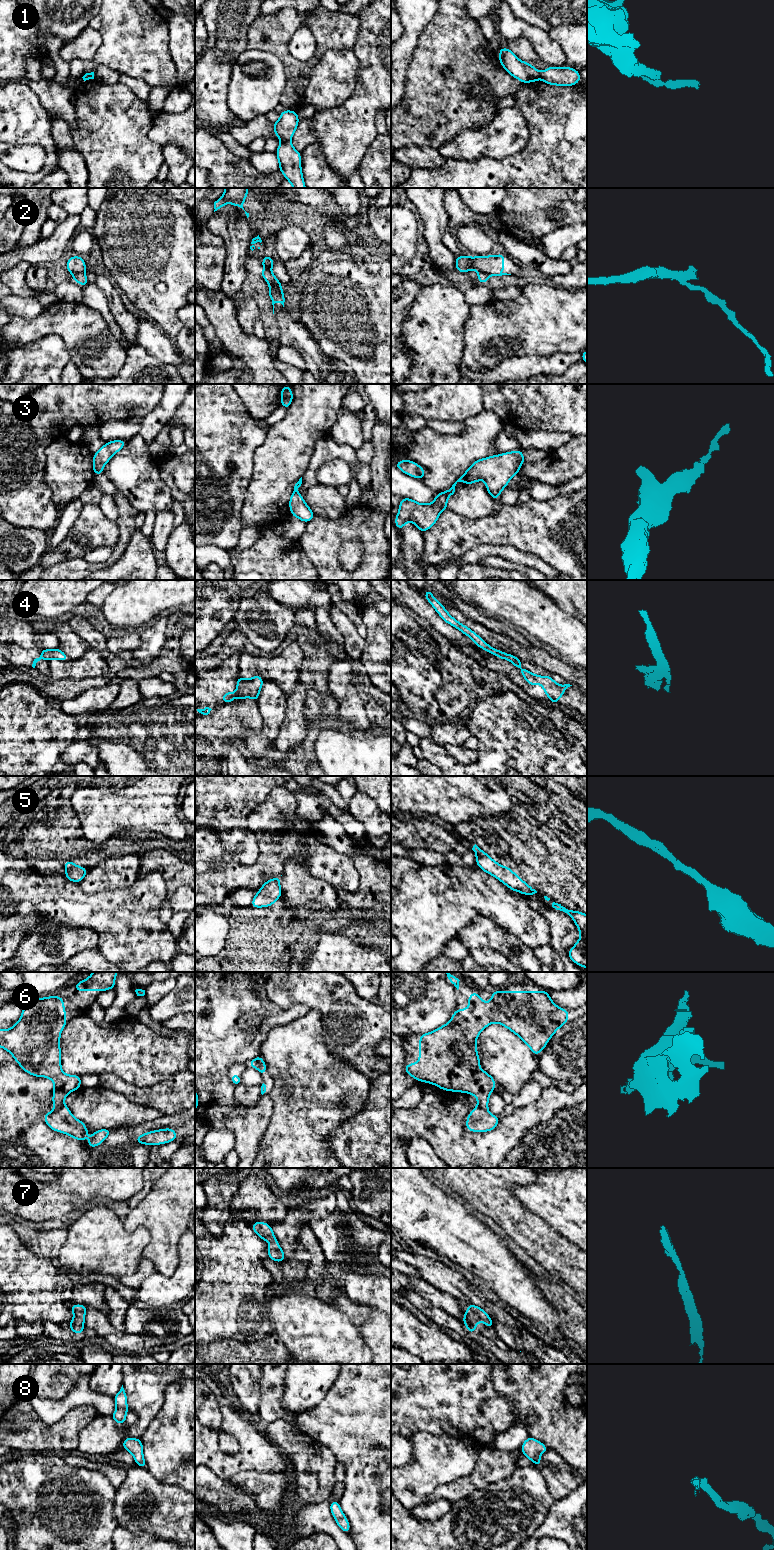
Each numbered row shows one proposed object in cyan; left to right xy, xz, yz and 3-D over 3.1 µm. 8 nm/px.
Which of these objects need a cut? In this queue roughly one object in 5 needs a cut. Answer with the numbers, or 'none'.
1, 2, 4, 6

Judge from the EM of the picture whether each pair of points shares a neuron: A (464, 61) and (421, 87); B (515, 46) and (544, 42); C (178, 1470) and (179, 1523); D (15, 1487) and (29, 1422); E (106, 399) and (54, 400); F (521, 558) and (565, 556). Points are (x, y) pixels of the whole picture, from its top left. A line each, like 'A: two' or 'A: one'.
A: one
B: two
C: two
D: two
E: one
F: two

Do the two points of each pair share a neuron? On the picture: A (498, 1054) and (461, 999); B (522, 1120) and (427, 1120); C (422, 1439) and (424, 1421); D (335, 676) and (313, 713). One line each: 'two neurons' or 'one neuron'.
A: two neurons
B: one neuron
C: two neurons
D: two neurons

